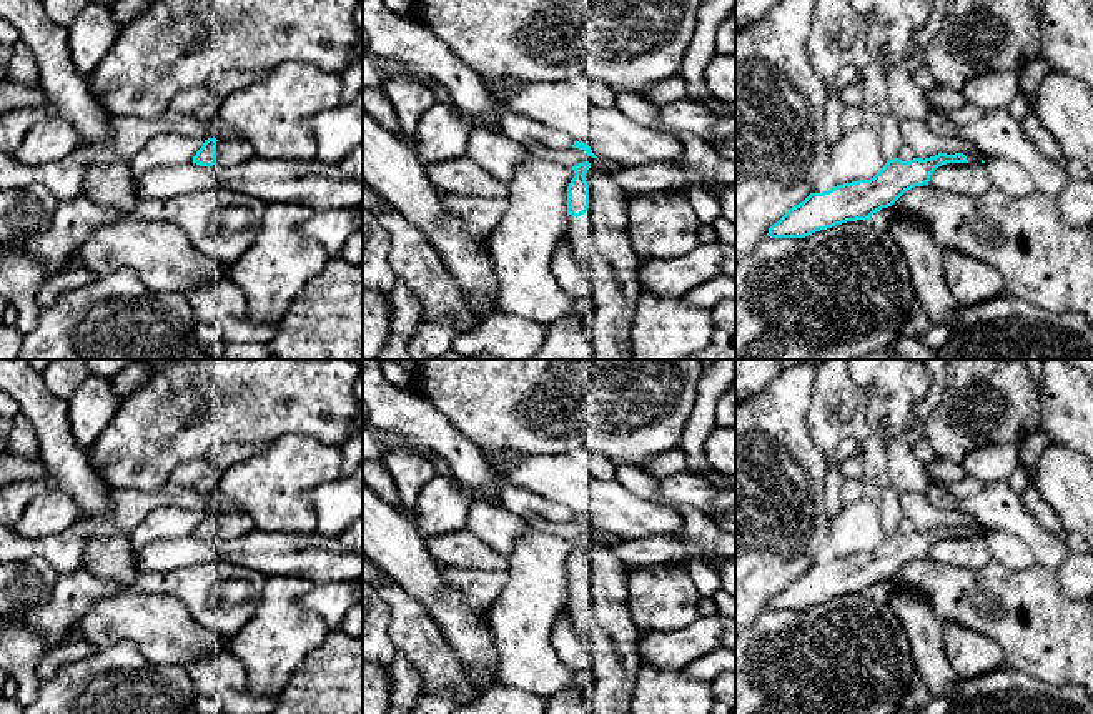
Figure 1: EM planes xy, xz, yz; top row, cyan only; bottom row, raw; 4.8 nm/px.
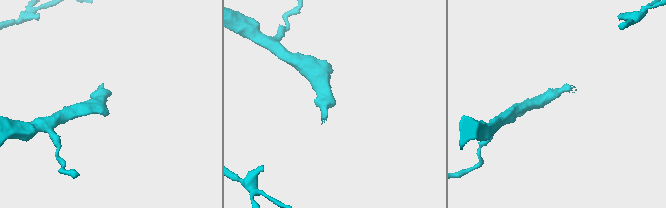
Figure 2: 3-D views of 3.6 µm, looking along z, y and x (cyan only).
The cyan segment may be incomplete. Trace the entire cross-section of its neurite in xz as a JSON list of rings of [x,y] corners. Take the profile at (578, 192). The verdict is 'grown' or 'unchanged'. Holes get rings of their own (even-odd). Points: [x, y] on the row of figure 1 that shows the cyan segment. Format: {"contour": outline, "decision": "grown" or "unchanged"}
{"contour": [[[589,161],[572,166],[567,236],[594,286],[589,320],[594,359],[634,359],[631,330],[642,291],[640,256],[629,240],[626,193],[612,173]]], "decision": "grown"}

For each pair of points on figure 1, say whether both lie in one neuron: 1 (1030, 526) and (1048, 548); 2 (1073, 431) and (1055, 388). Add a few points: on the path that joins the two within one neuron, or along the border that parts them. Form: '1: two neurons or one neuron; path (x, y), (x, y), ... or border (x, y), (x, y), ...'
1: one neuron; path (1032, 531), (1043, 543)
2: one neuron; path (1073, 421), (1073, 406), (1065, 398)

